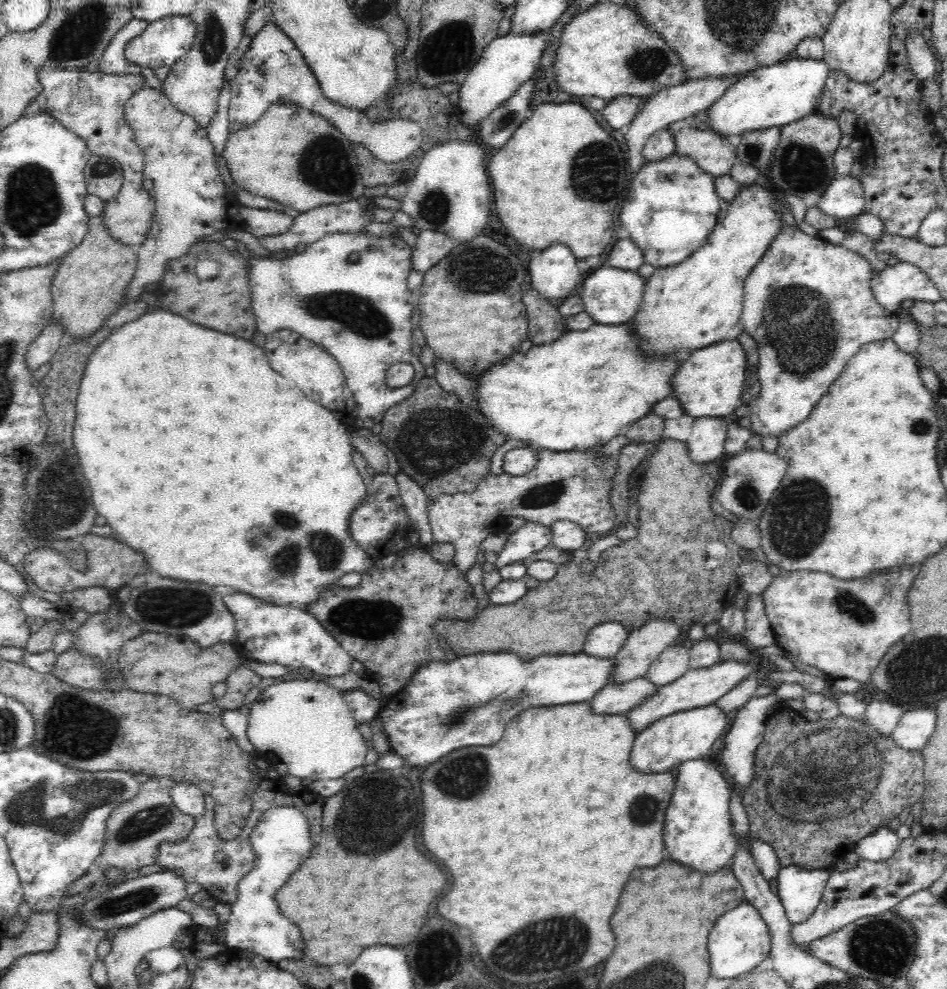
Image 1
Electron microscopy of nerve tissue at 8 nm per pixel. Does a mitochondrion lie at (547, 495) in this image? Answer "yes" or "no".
yes

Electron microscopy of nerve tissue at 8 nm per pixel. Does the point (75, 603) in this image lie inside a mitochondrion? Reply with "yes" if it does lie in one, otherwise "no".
no

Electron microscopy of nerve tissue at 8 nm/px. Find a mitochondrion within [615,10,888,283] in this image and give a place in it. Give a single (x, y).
(799, 165)

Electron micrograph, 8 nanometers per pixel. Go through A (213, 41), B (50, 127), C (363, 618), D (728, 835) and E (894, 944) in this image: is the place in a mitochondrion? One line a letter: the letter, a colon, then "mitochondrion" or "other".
A: mitochondrion
B: other
C: mitochondrion
D: other
E: mitochondrion

